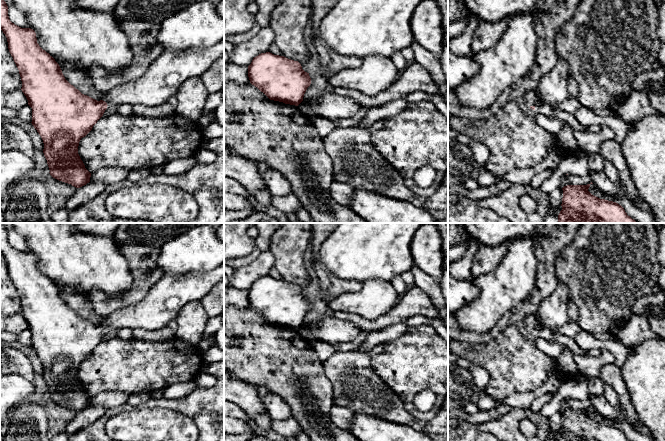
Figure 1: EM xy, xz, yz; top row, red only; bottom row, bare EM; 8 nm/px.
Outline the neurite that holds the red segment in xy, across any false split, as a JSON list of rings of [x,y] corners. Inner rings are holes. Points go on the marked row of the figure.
[[[0,0],[0,29],[7,38],[9,52],[19,70],[21,90],[32,108],[31,123],[43,140],[49,173],[53,178],[76,188],[89,183],[91,177],[78,154],[79,142],[92,130],[109,104],[141,104],[147,107],[165,104],[185,80],[200,77],[224,54],[224,39],[205,50],[164,50],[140,77],[115,87],[104,96],[104,101],[97,101],[82,94],[65,79],[59,64],[37,43],[33,29],[21,28],[10,21],[4,0]]]

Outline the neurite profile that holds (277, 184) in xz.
[[[268,169],[264,182],[272,196],[287,196],[292,193],[290,182],[279,171]]]

